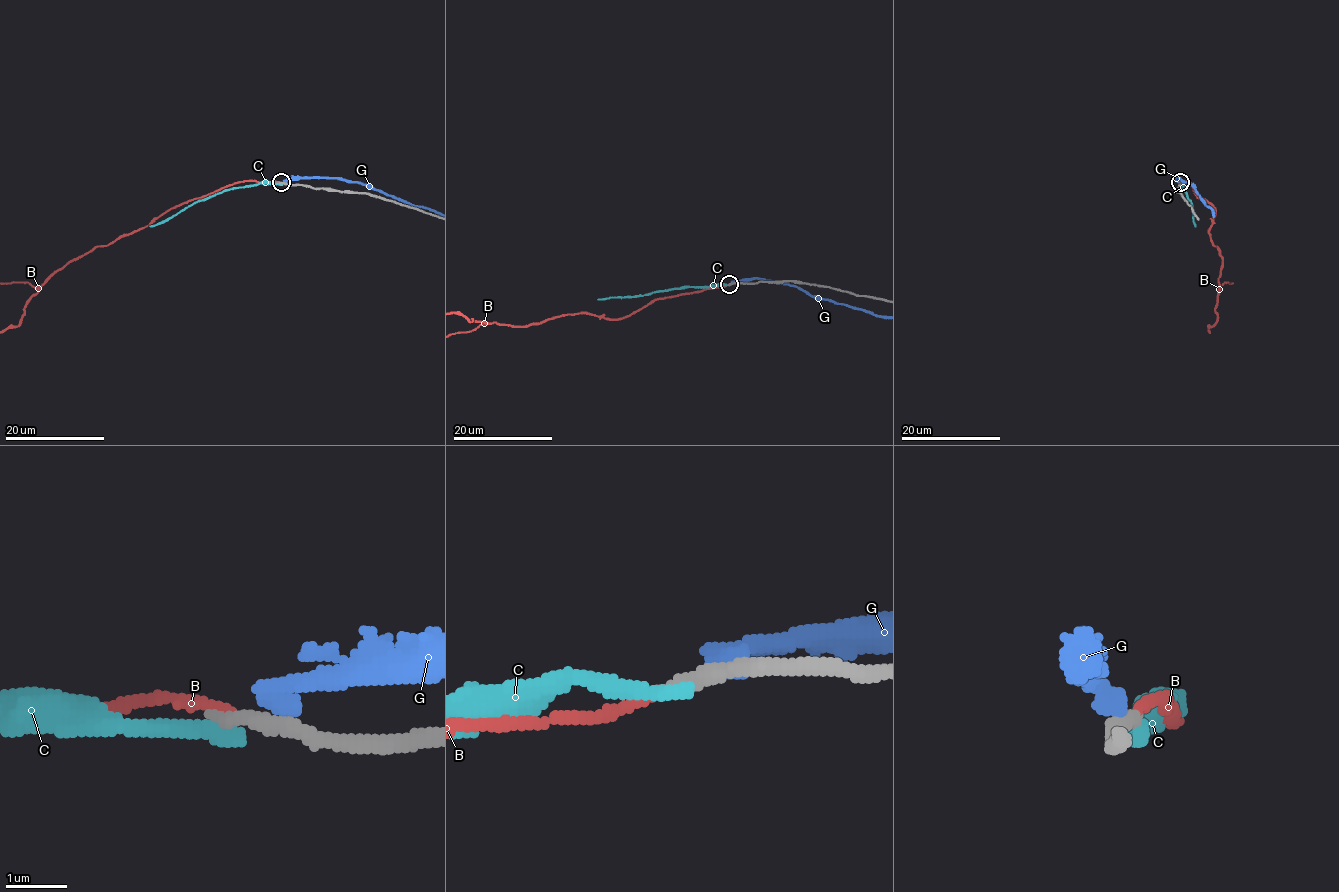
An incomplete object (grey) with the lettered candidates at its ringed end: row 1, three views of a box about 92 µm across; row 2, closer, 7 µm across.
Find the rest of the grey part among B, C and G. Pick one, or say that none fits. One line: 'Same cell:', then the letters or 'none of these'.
Same cell: B

